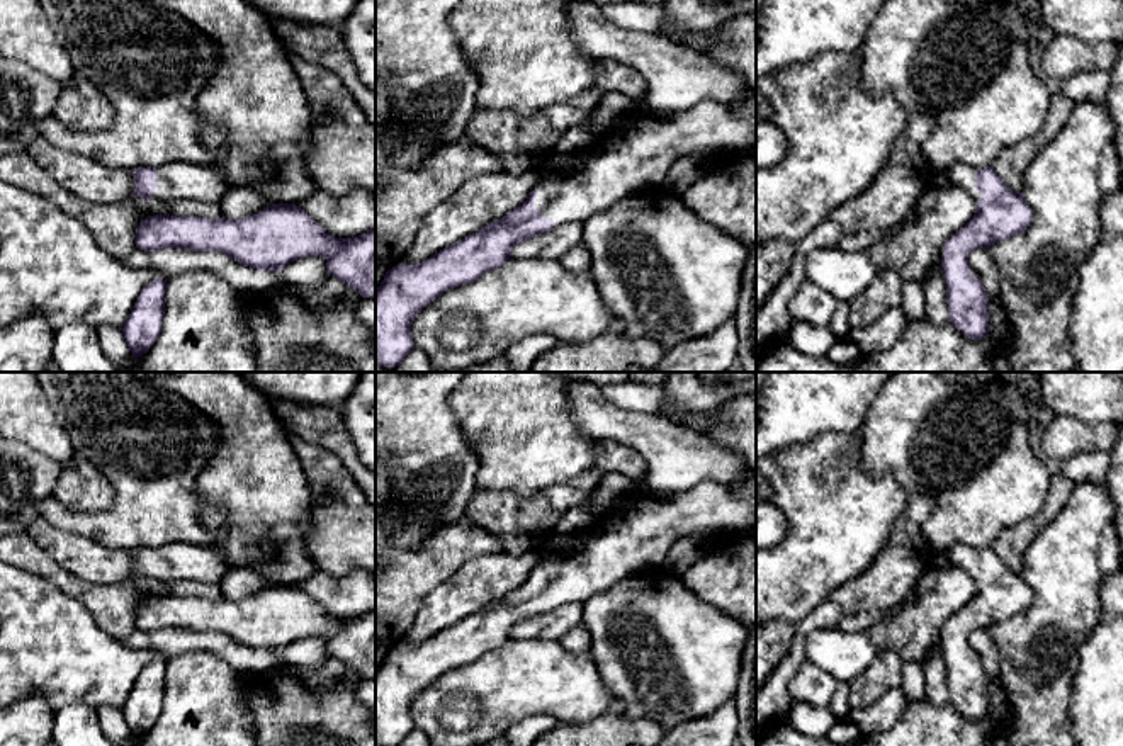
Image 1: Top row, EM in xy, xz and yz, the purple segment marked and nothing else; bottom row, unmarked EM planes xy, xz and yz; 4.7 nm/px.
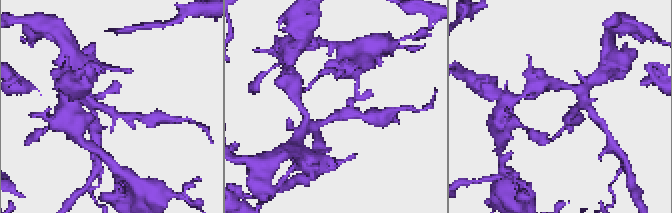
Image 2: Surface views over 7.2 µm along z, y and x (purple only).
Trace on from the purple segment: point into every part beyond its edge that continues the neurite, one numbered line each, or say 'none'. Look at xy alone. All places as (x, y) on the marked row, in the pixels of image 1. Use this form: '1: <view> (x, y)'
1: xy (175, 180)

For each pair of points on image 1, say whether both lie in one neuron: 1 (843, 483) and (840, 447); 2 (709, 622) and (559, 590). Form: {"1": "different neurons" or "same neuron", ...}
{"1": "same neuron", "2": "different neurons"}

